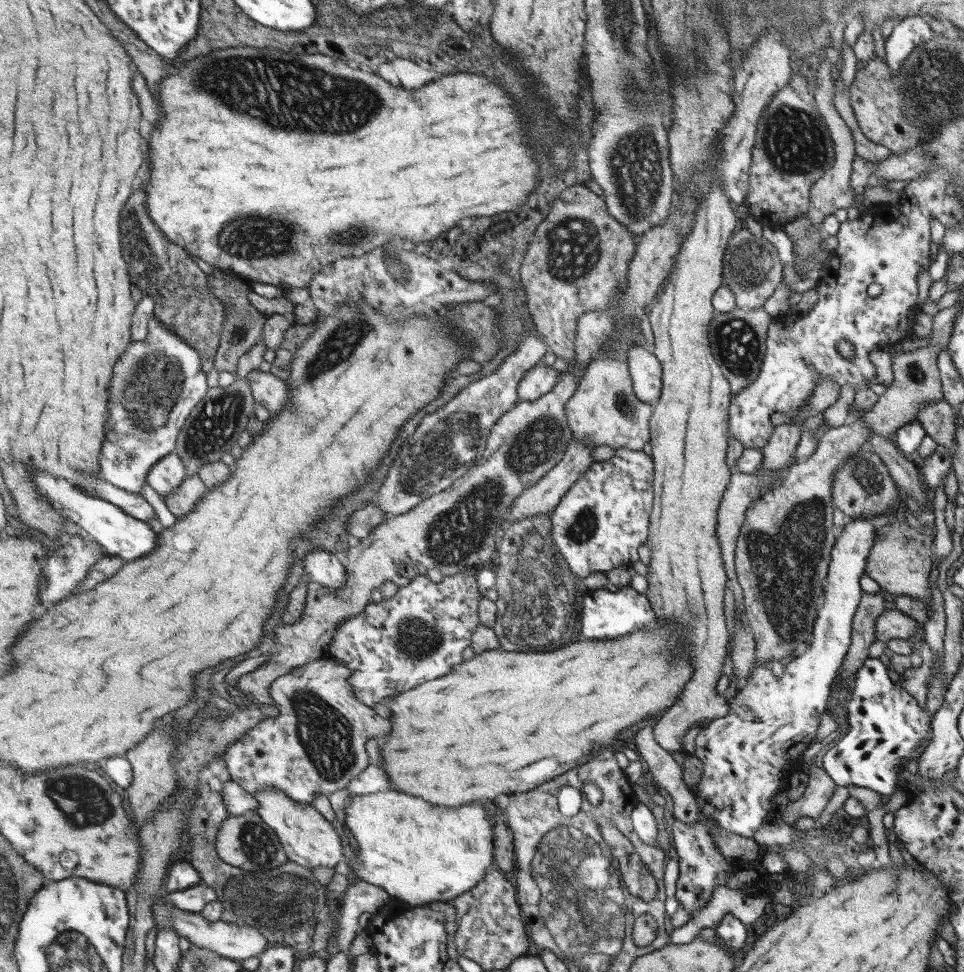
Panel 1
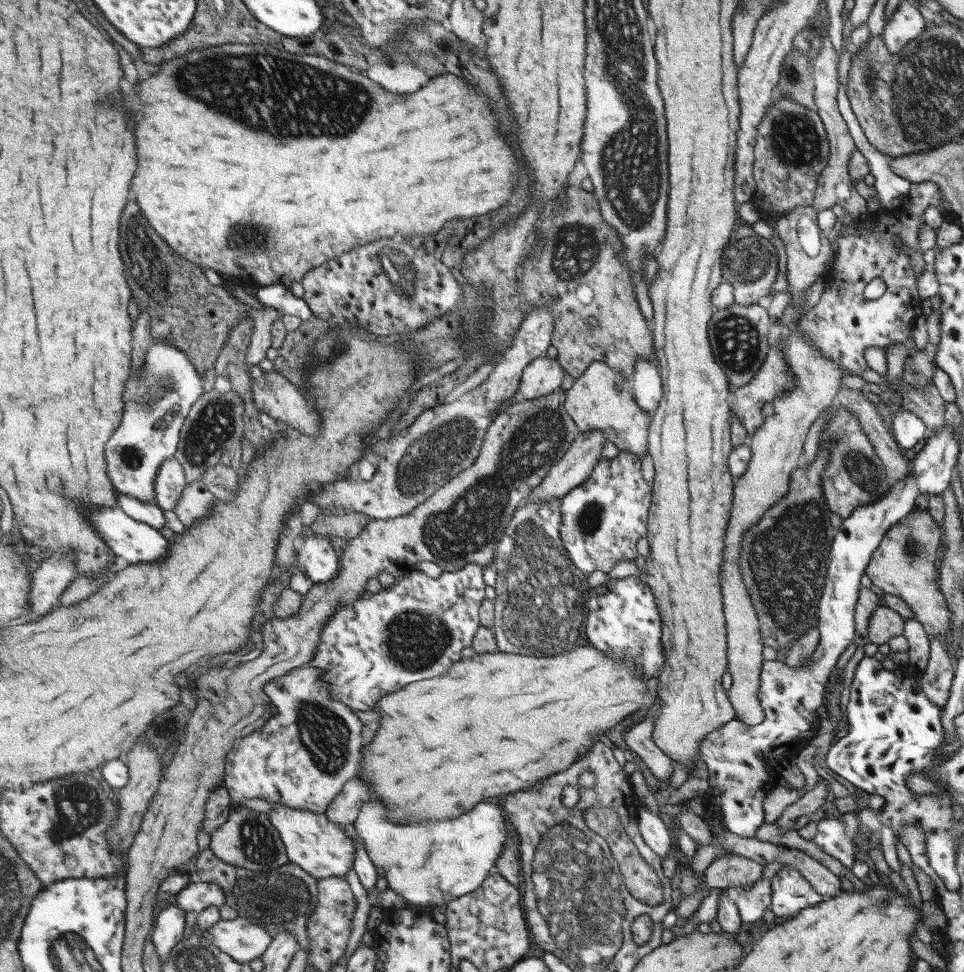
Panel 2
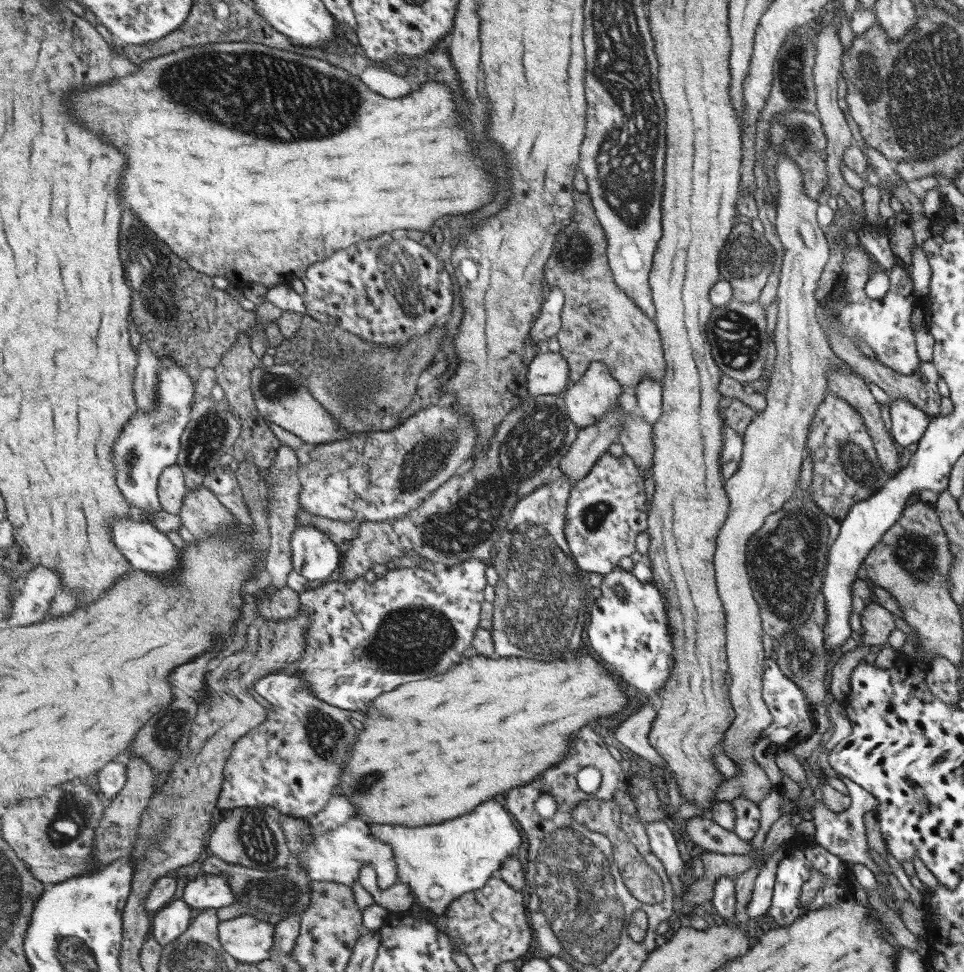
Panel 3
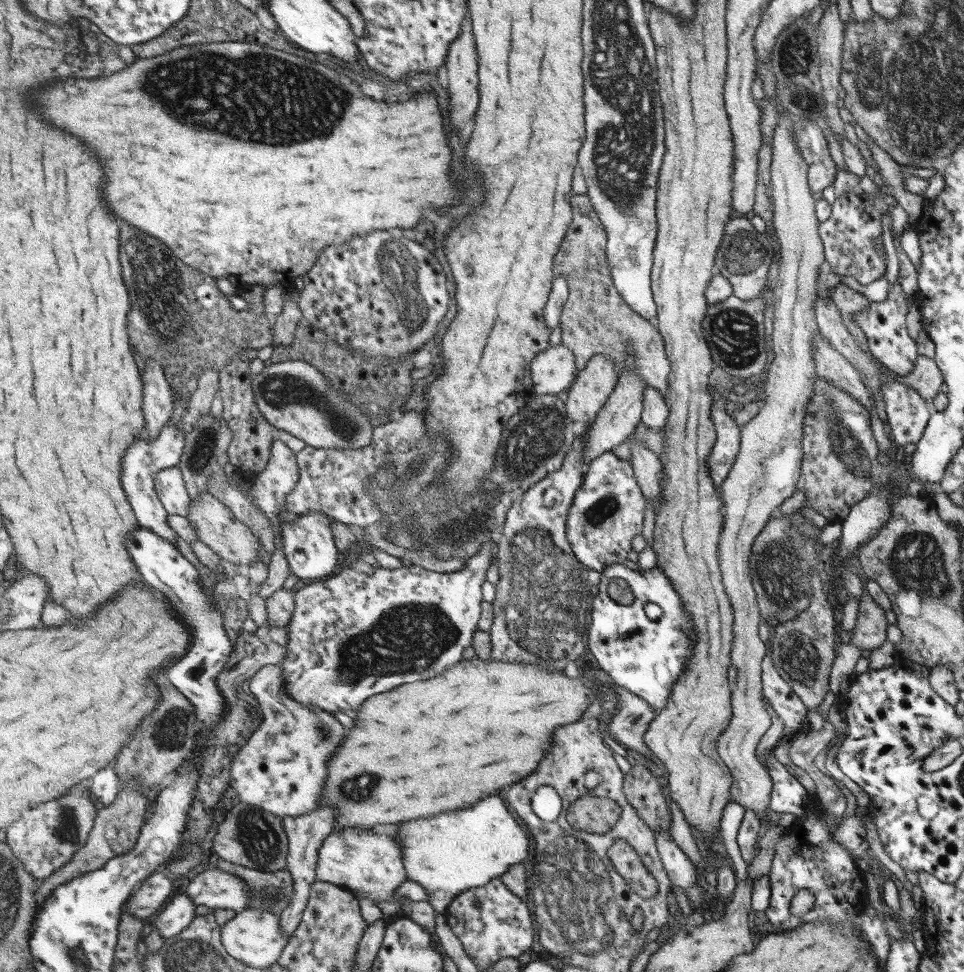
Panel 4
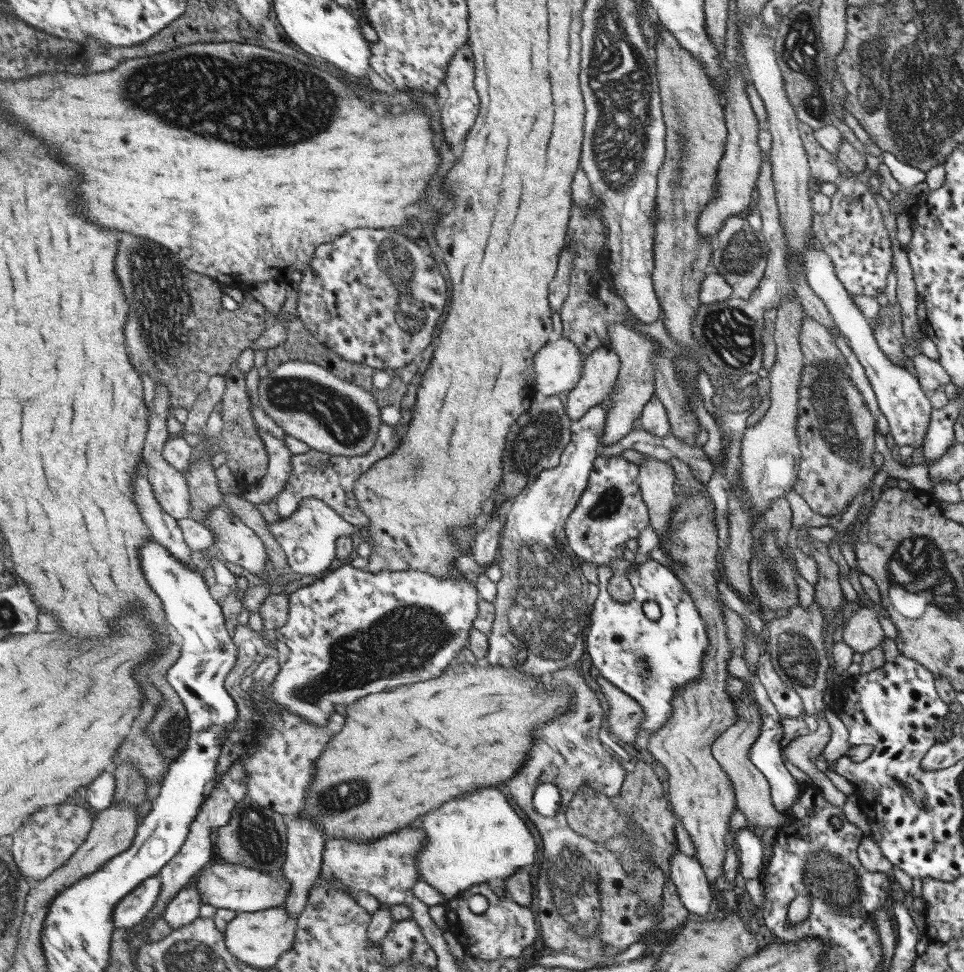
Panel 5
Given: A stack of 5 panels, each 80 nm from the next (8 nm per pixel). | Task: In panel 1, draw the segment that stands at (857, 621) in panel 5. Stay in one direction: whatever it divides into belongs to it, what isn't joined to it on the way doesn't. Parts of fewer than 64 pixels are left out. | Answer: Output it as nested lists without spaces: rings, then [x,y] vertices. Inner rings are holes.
[[[885,610],[875,621],[874,640],[887,643],[892,639],[908,640],[913,636],[915,621],[897,610]]]

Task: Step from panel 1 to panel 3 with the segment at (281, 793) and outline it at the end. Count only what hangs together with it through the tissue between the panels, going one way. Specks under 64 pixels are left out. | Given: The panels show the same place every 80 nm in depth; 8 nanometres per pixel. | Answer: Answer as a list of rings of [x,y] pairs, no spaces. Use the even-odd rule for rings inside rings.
[[[291,815],[279,816],[279,821],[286,831],[292,857],[303,861],[308,868],[308,877],[314,881],[329,881],[348,884],[351,888],[360,882],[362,867],[371,867],[377,871],[378,883],[383,890],[391,888],[398,882],[398,862],[390,844],[377,840],[370,832],[370,824],[363,819],[353,818],[338,829],[327,831],[322,835],[313,835],[310,843],[306,836],[312,832],[307,819]]]

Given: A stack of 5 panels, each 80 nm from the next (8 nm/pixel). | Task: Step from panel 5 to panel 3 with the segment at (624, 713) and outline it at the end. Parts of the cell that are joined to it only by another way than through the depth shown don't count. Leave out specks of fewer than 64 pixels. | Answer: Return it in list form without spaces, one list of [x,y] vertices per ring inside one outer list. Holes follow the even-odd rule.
[[[636,697],[641,703],[634,714],[627,715],[627,718],[613,731],[614,737],[623,745],[625,748],[631,750],[647,760],[653,766],[662,766],[664,760],[662,756],[657,754],[654,748],[651,748],[649,741],[647,740],[648,732],[651,729],[651,722],[656,716],[656,703],[650,702],[642,697]]]

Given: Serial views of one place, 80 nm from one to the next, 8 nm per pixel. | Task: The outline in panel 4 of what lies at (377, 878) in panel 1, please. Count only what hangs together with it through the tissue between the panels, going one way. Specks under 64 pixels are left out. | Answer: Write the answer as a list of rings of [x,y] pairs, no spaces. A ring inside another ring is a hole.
[[[499,796],[481,800],[473,808],[460,808],[443,816],[430,816],[395,826],[405,856],[408,880],[421,883],[428,892],[428,904],[445,914],[450,904],[472,888],[501,877],[513,864],[531,858],[531,838]]]

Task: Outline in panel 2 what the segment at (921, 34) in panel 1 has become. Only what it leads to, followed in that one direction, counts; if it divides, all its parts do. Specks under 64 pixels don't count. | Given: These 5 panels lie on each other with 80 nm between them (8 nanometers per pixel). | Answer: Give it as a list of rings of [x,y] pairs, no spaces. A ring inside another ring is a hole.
[[[903,2],[891,19],[884,24],[883,44],[891,54],[897,54],[906,46],[907,42],[917,38],[924,31],[926,25],[923,24],[921,14],[907,2]]]

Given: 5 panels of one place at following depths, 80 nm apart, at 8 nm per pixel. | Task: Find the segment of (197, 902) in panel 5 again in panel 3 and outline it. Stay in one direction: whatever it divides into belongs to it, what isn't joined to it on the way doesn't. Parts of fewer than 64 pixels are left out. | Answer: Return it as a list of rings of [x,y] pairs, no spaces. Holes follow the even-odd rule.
[[[182,898],[153,914],[151,936],[164,947],[179,938],[191,926],[192,906]]]

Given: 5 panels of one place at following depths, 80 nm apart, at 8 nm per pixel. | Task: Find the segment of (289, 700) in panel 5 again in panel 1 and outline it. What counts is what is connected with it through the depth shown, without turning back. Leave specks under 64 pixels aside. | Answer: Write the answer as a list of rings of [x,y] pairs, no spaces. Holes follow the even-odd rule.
[[[464,572],[450,575],[444,577],[440,583],[433,582],[428,576],[417,577],[411,584],[399,588],[389,600],[383,598],[379,604],[370,603],[363,613],[347,619],[333,638],[328,658],[346,664],[352,670],[350,683],[358,699],[368,707],[373,707],[395,692],[405,692],[430,680],[450,675],[463,662],[465,648],[472,647],[473,635],[482,623],[479,617],[480,605],[485,597],[479,591],[476,573],[472,576],[467,576]]]

